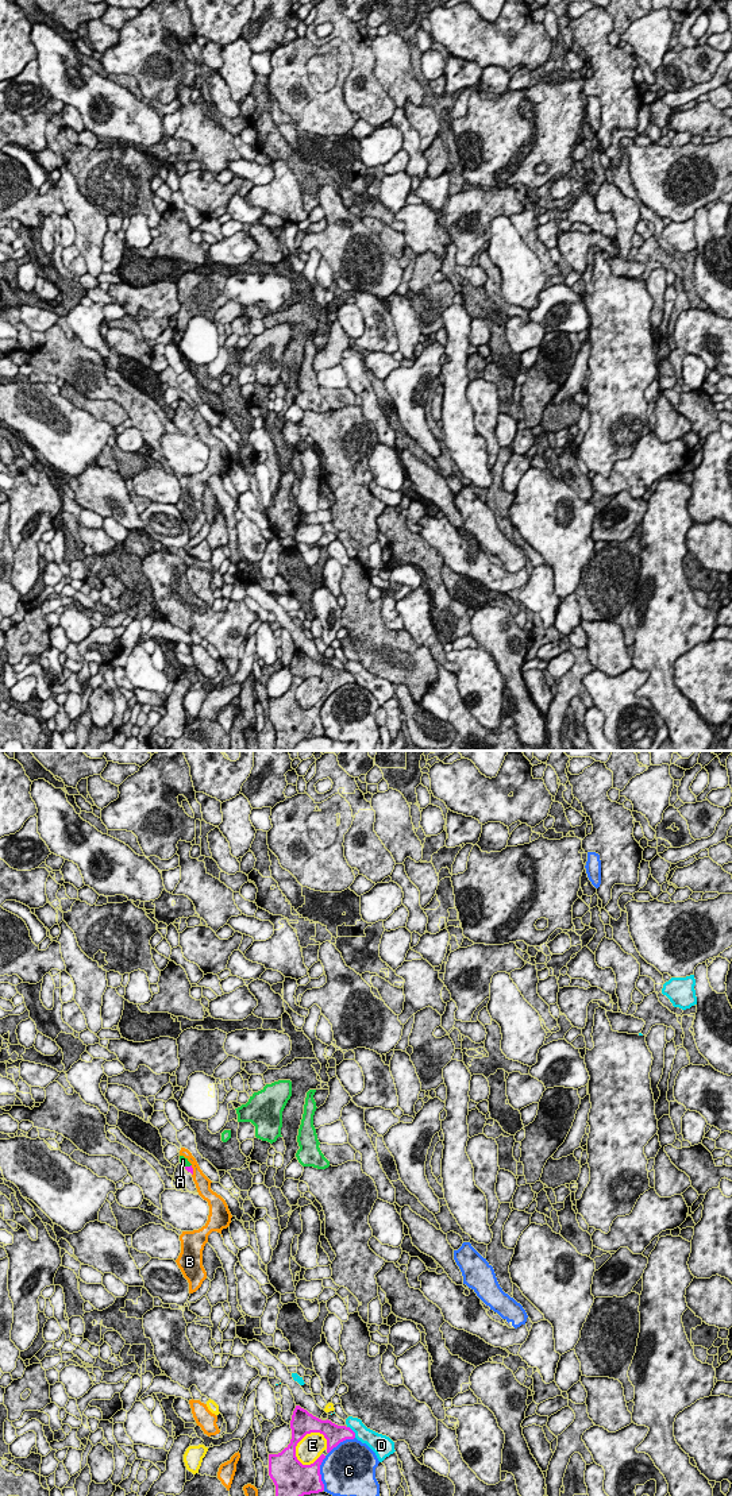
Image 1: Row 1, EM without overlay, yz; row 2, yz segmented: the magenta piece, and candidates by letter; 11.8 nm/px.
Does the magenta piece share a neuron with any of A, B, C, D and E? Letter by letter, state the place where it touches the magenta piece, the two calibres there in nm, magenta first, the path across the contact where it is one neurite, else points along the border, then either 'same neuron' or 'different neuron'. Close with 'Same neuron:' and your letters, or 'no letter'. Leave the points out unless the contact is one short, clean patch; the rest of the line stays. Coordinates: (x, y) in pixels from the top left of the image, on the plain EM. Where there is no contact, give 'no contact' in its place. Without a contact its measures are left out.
A: meets magenta in yz at (188, 411); 60 nm thick on the magenta side, 90 nm on the other; runs through yz (188, 412), (188, 411), (182, 404); same neuron
B: meets magenta in yz at (192, 415); 60 nm thick on the magenta side, 190 nm on the other; different neuron
C: meets magenta in yz at (319, 717); 360 nm thick on the magenta side, 460 nm on the other; different neuron
D: meets magenta in yz at (353, 675); 240 nm thick on the magenta side, 190 nm on the other; border along yz (347, 670), (355, 681); different neuron
E: meets magenta in yz at (304, 679); 280 nm thick on the magenta side, 300 nm on the other; different neuron
Same neuron: A

